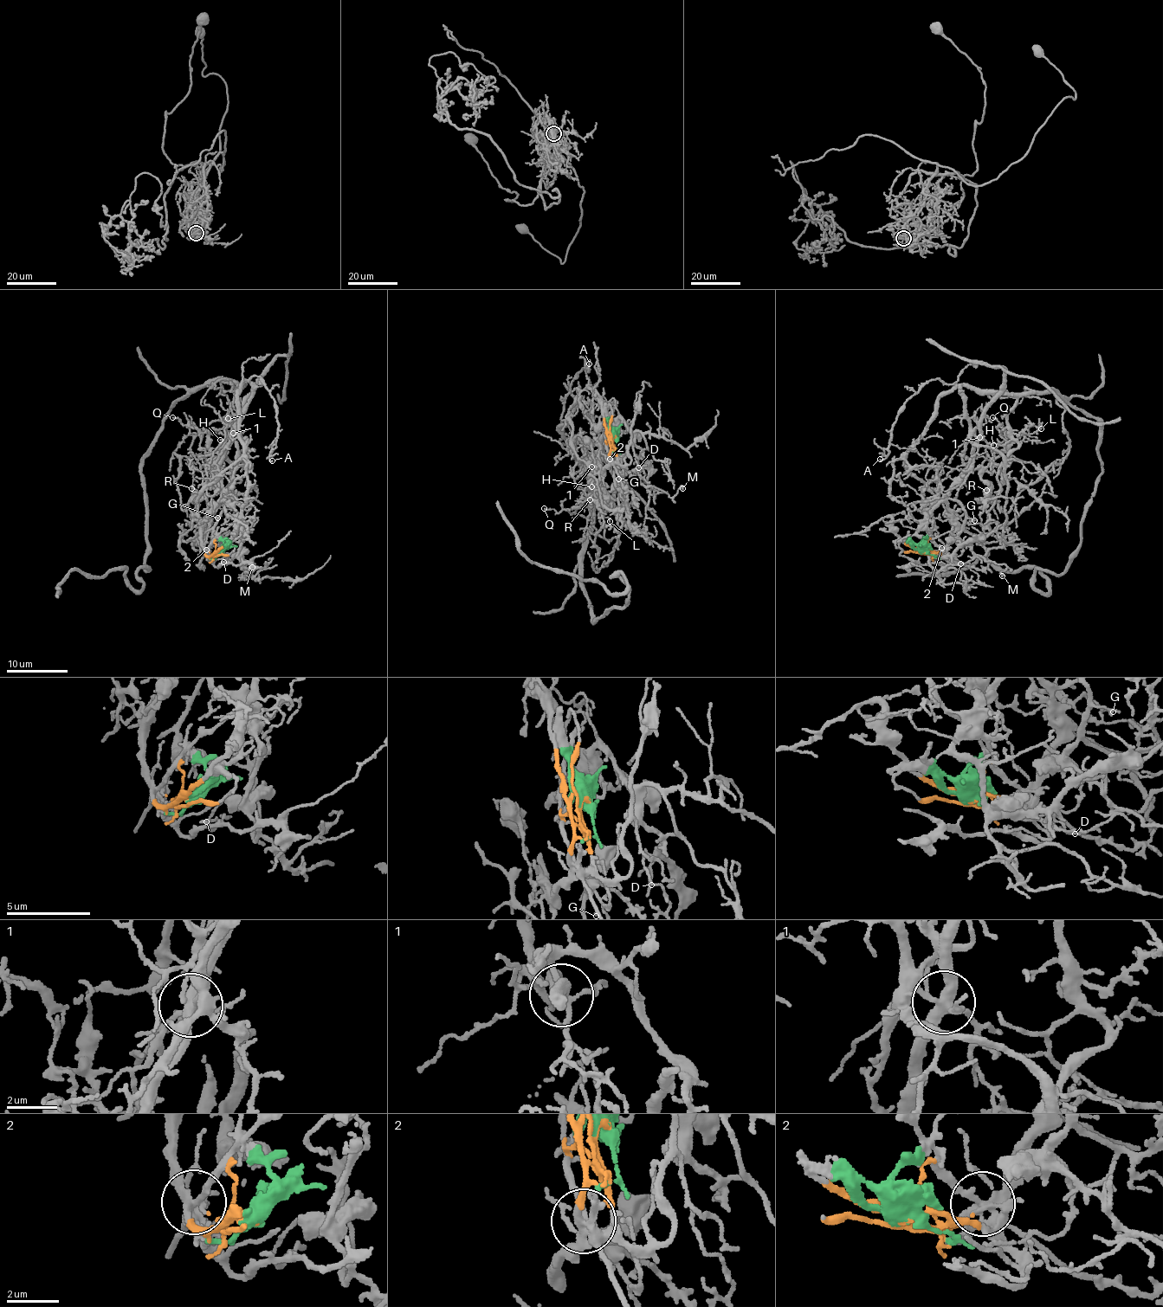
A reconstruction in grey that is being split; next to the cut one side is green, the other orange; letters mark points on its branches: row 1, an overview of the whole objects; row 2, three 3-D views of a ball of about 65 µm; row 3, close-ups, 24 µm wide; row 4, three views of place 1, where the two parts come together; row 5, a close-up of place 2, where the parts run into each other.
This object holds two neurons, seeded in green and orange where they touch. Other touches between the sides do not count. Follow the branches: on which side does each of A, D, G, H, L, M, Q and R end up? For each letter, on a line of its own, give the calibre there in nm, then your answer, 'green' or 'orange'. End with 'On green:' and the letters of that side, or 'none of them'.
A: 130 nm thick; green
D: 90 nm thick; orange
G: 110 nm thick; orange
H: 140 nm thick; green
L: 140 nm thick; green
M: 170 nm thick; orange
Q: 120 nm thick; green
R: 140 nm thick; orange
On green: A, H, L, Q

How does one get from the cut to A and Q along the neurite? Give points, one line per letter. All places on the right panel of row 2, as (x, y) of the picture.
A: (922, 551), (927, 532), (890, 494), (890, 480), (894, 462), (953, 384), (930, 378), (915, 392), (880, 459)
Q: (922, 551), (927, 532), (890, 494), (894, 462), (959, 386), (1011, 393), (1009, 435), (991, 417)

